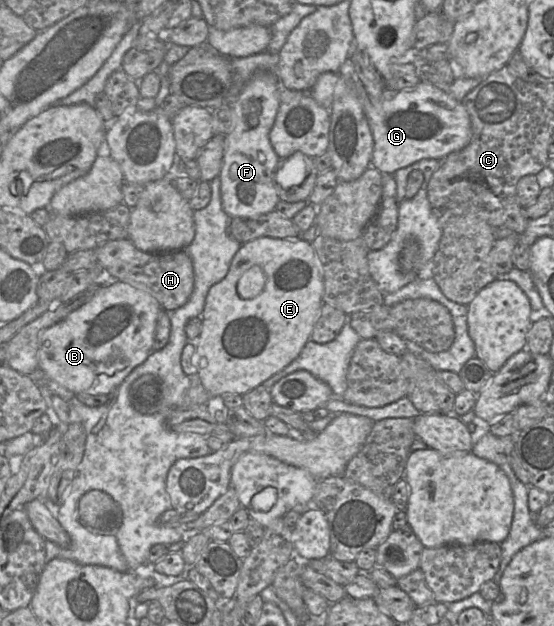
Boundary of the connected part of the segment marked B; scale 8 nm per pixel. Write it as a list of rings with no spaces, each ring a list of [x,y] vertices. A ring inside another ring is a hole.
[[[117,280],[103,285],[87,303],[41,332],[37,352],[39,371],[75,395],[109,395],[153,352],[157,320],[162,310],[153,295],[130,283]]]

